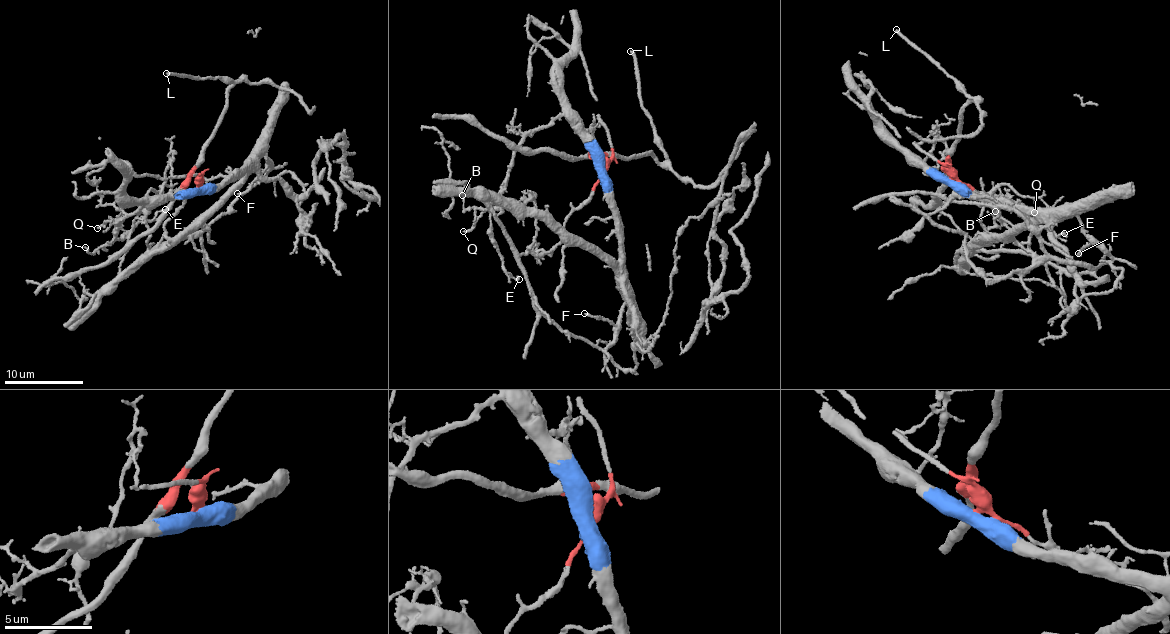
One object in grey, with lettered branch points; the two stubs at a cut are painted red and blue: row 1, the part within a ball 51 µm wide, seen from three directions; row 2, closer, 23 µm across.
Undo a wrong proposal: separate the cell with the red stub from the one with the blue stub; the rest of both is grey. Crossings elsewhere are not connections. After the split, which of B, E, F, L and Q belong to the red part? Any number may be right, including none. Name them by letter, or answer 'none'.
L

